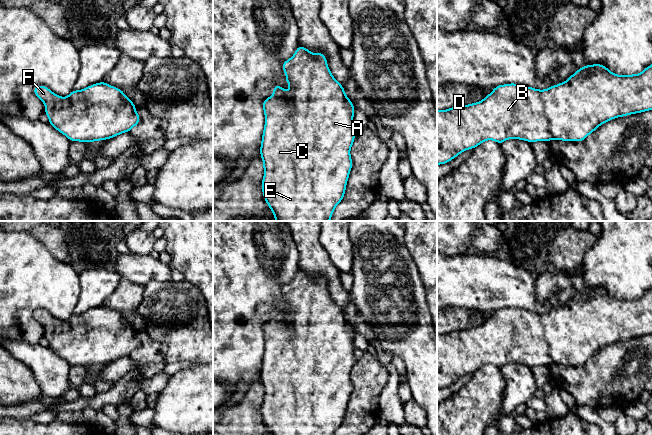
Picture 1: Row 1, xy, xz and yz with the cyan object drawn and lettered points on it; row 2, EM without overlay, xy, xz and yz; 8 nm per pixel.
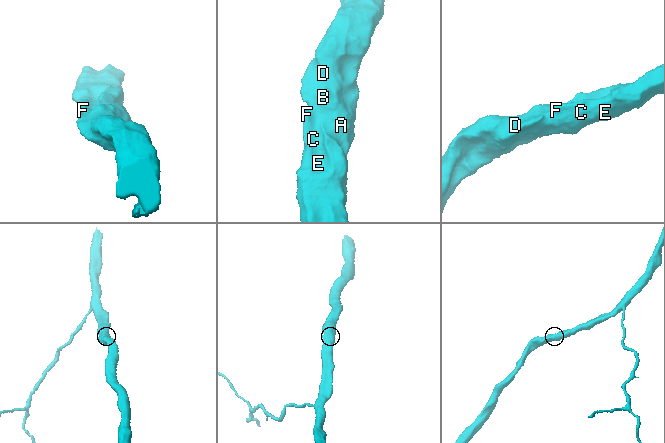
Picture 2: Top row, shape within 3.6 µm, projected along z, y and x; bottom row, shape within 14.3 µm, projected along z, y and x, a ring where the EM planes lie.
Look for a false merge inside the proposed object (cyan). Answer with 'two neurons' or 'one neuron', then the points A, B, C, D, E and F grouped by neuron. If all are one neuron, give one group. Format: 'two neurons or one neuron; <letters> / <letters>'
one neuron; A B C D E F

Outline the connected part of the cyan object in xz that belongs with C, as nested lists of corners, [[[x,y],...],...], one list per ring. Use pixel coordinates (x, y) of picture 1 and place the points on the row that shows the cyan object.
[[[299,44],[293,56],[282,62],[282,69],[286,75],[285,82],[290,85],[290,92],[288,93],[279,84],[275,84],[272,88],[273,95],[262,102],[265,115],[265,126],[260,145],[260,156],[264,169],[264,176],[261,183],[263,197],[273,213],[275,221],[330,221],[335,207],[344,199],[348,178],[353,166],[350,150],[355,141],[354,127],[356,124],[353,121],[353,116],[356,109],[352,101],[347,97],[342,84],[332,75],[327,65],[327,58],[323,53],[319,52],[314,54]]]

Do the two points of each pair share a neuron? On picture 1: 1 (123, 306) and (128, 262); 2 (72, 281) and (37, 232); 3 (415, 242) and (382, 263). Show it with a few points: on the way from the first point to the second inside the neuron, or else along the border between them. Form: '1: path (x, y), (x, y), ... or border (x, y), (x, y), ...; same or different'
1: border (121, 277), (132, 283), (144, 286); different
2: border (38, 241), (56, 258), (66, 262); different
3: border (404, 231), (405, 246), (418, 268); different

